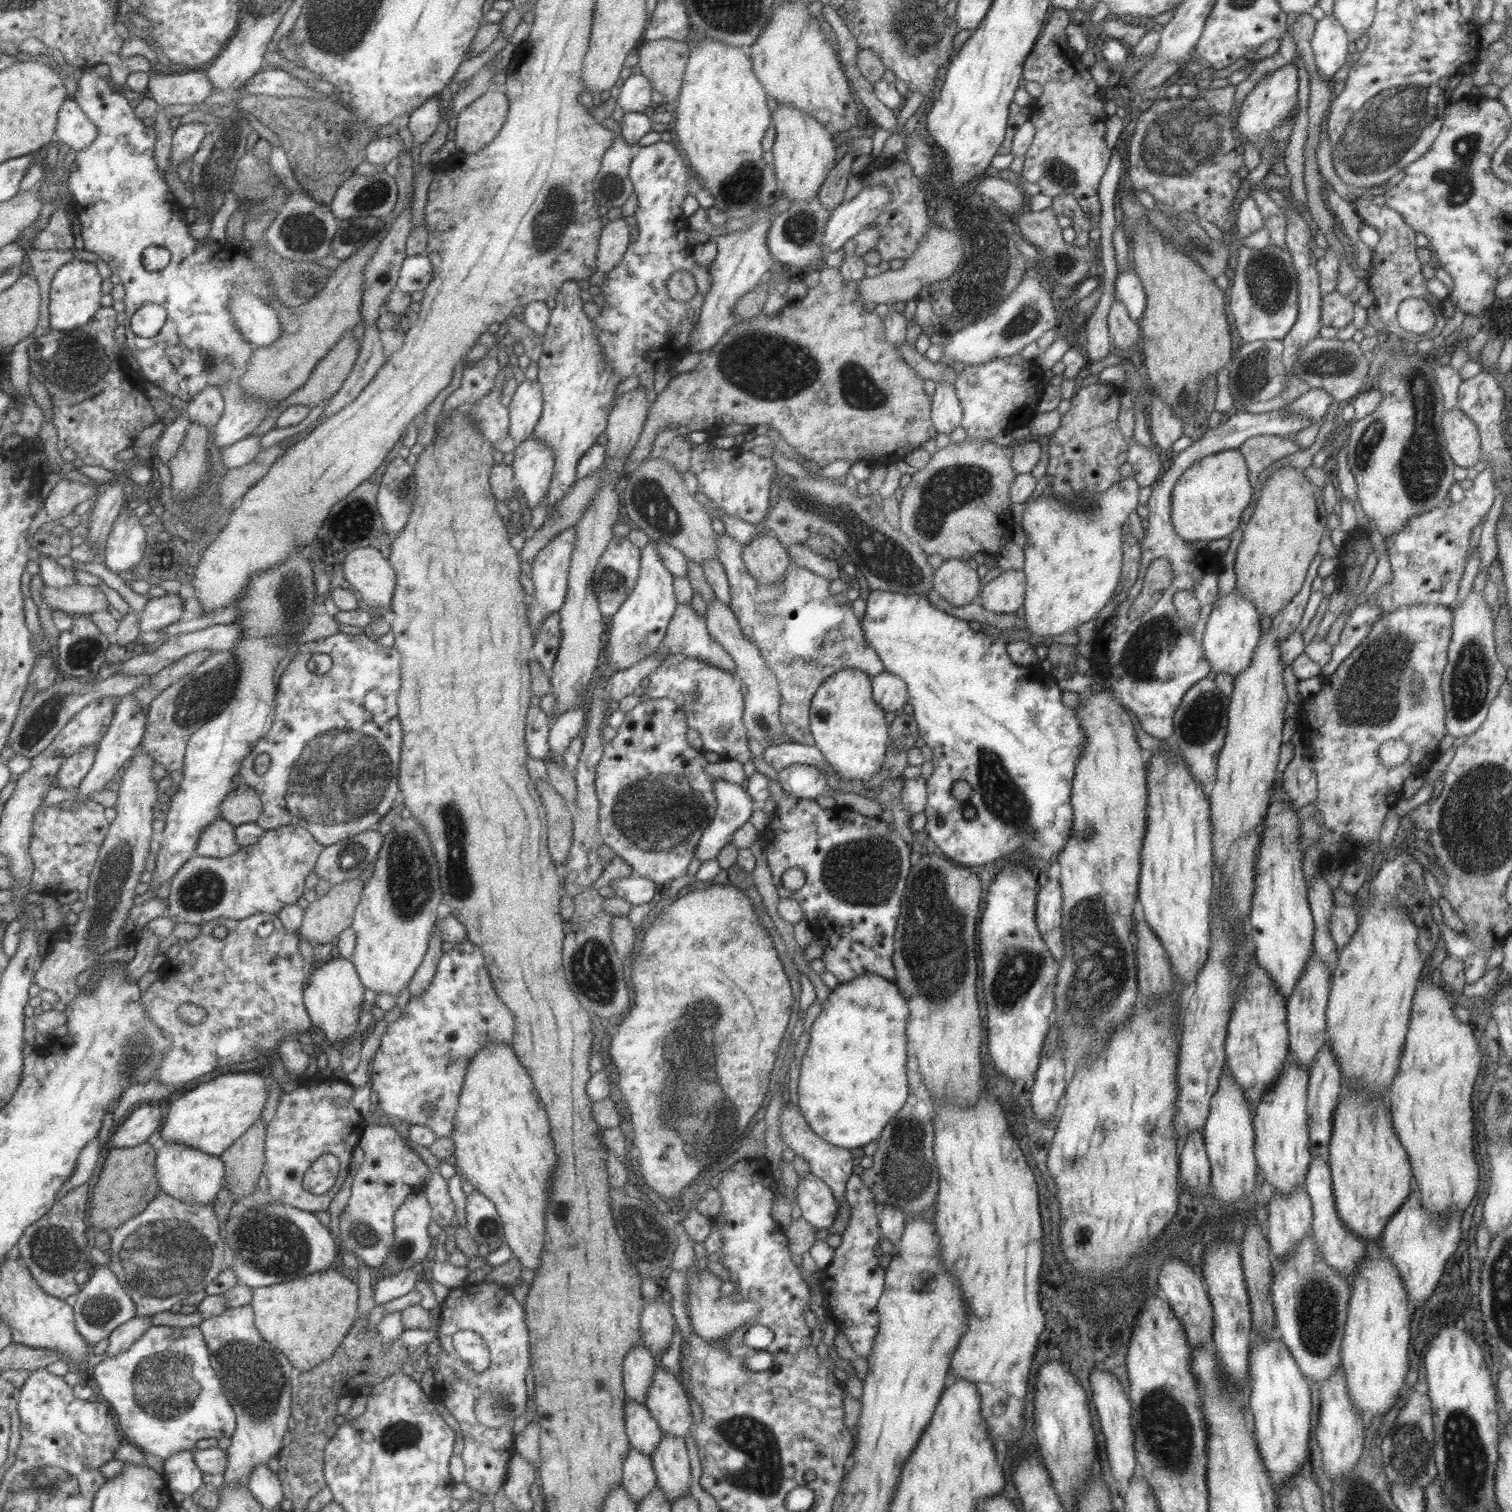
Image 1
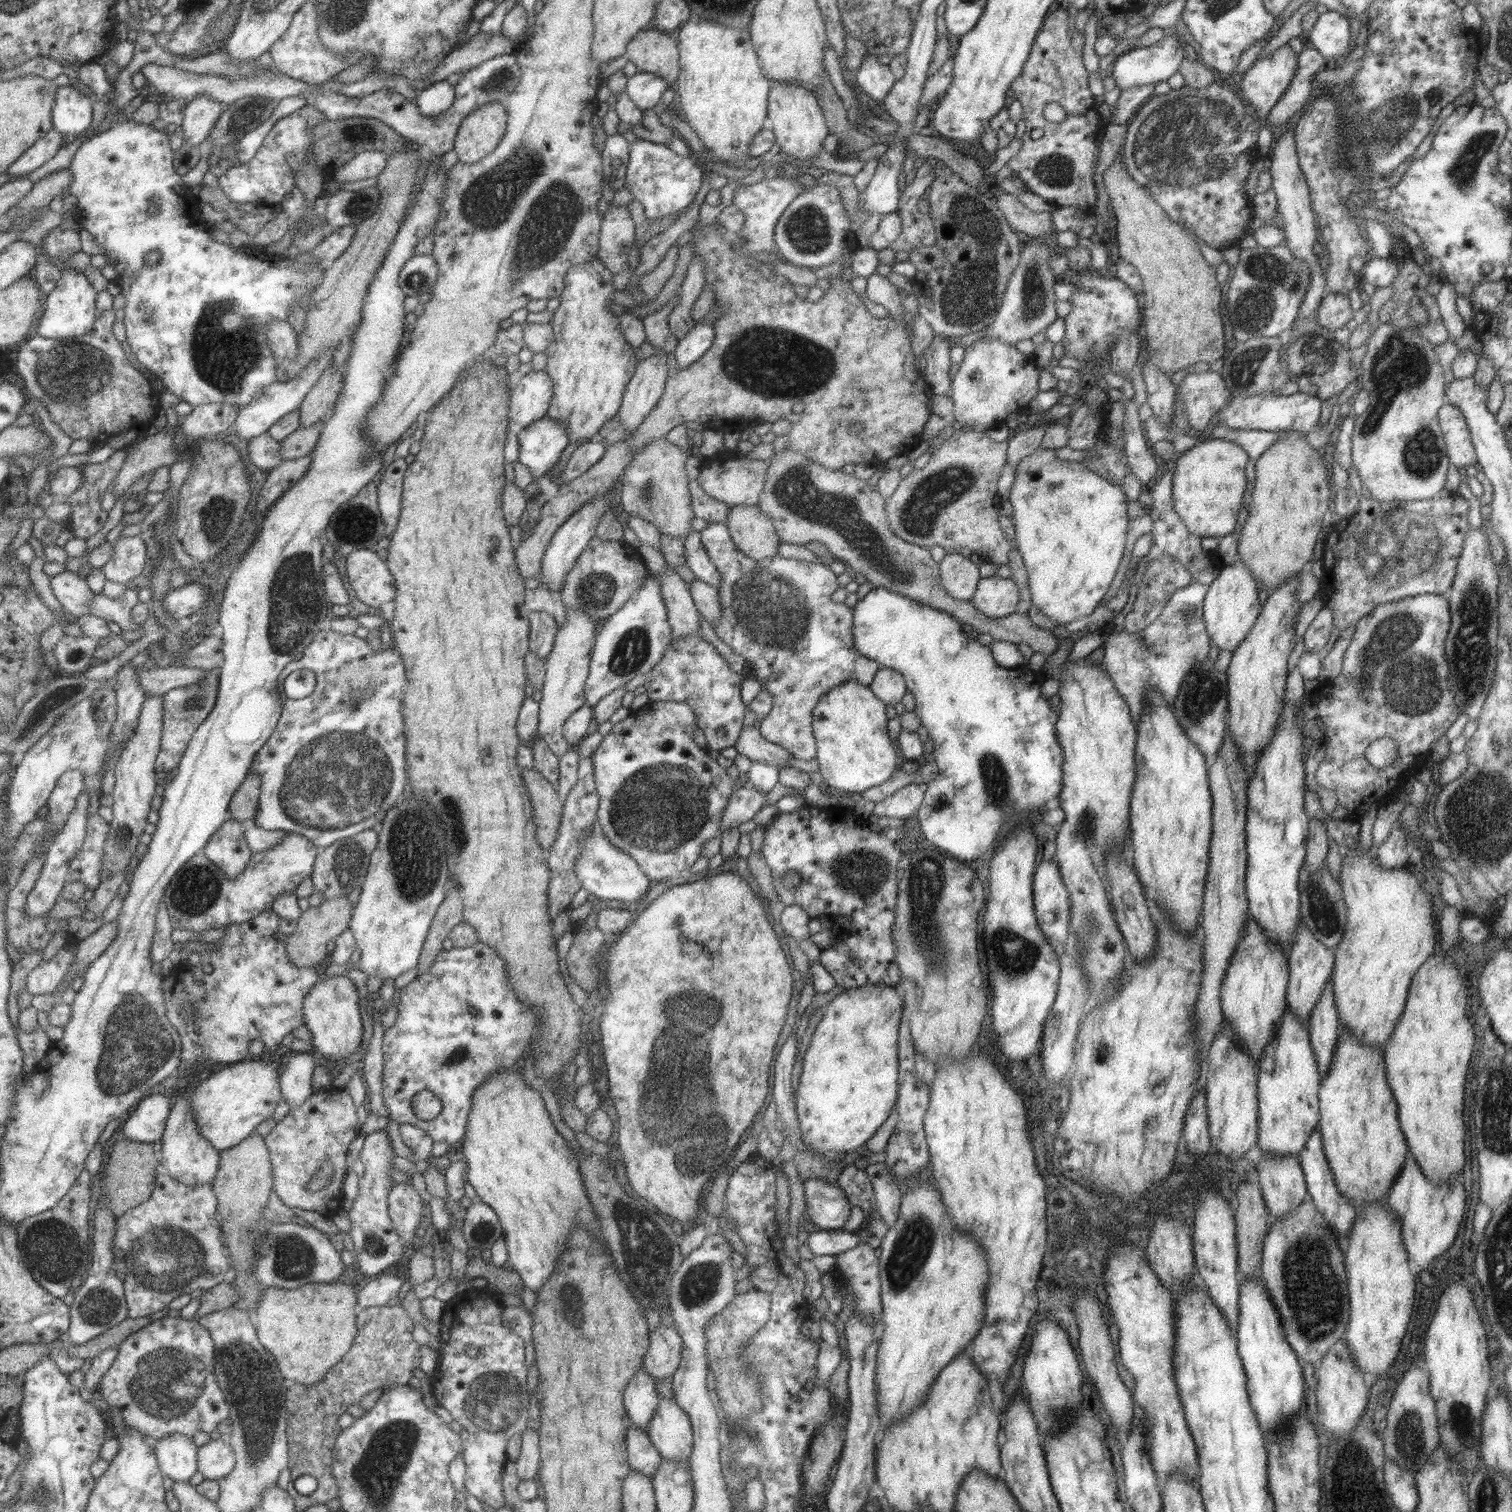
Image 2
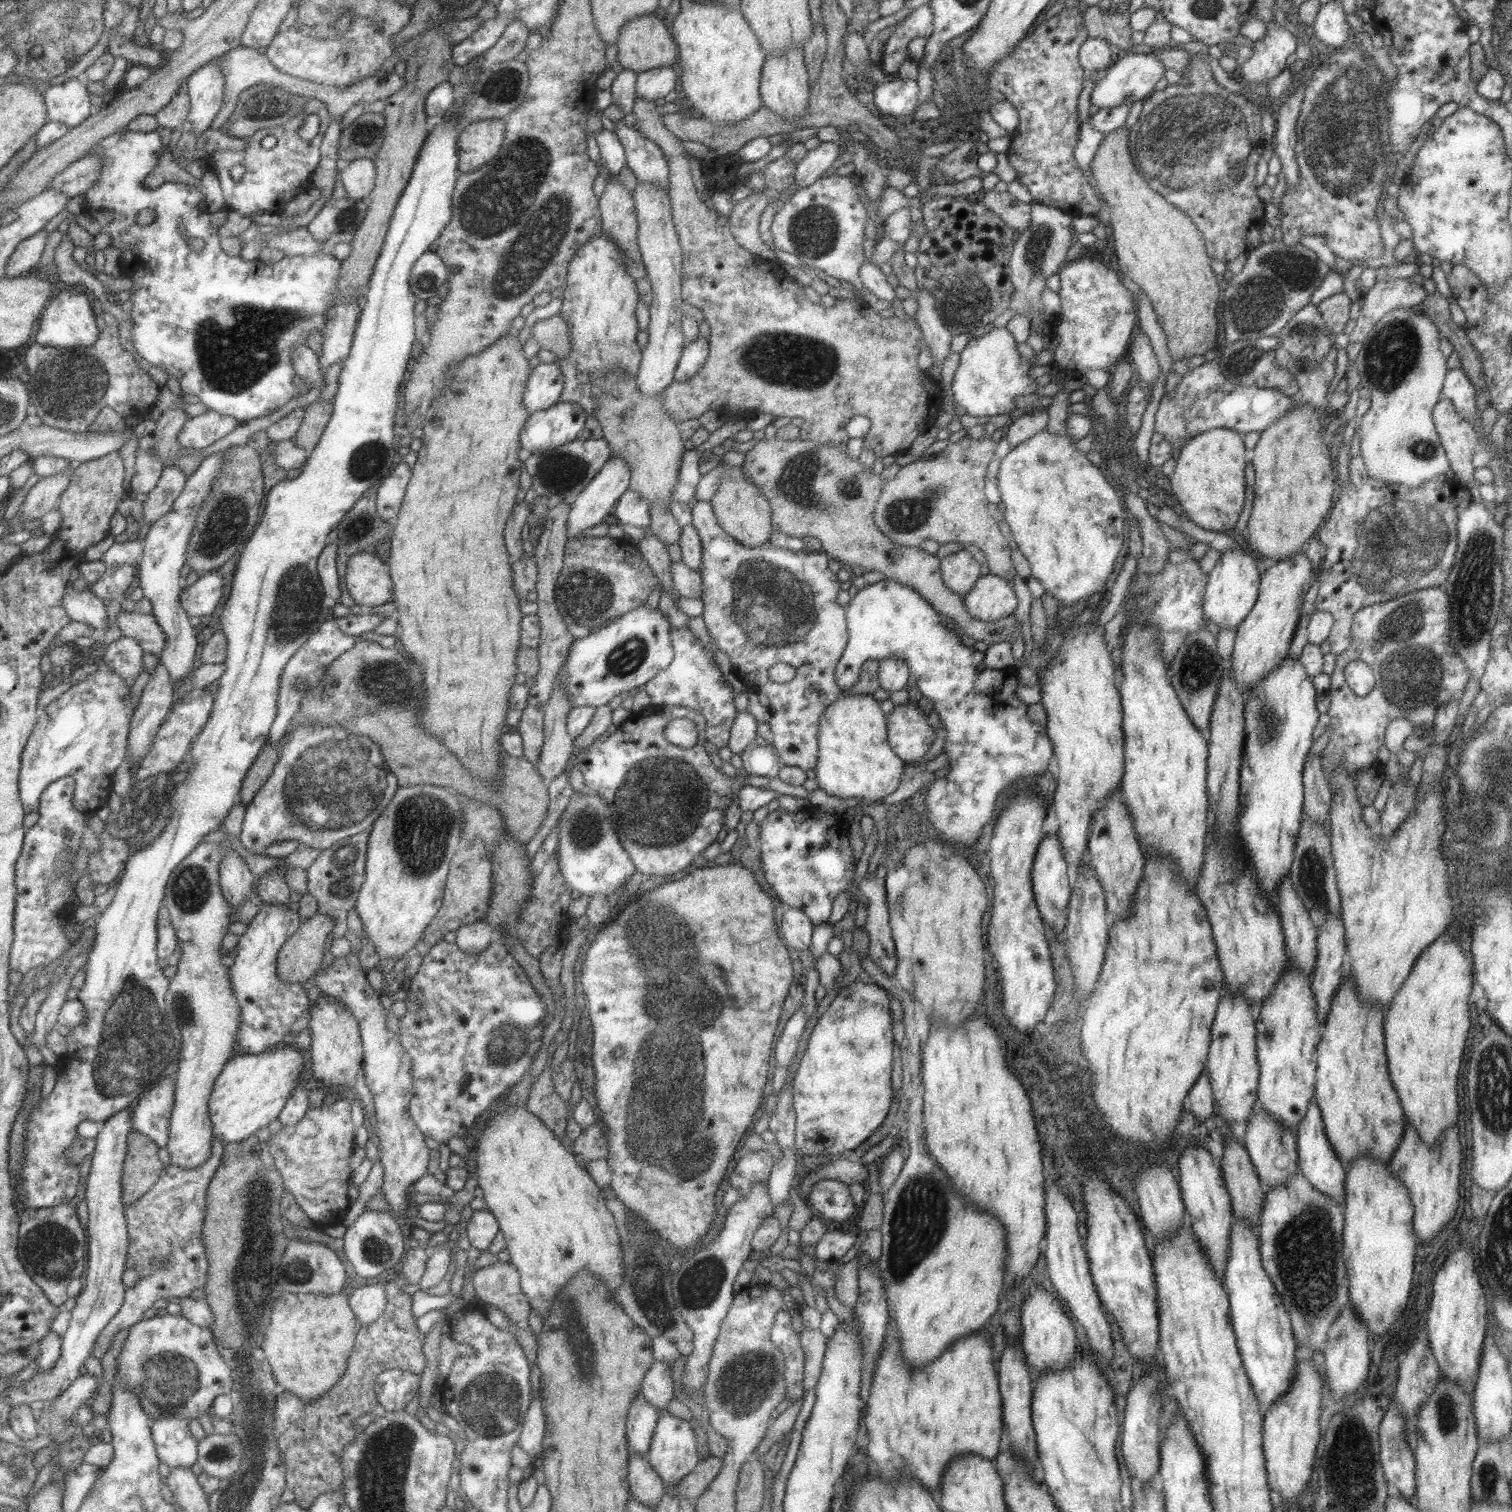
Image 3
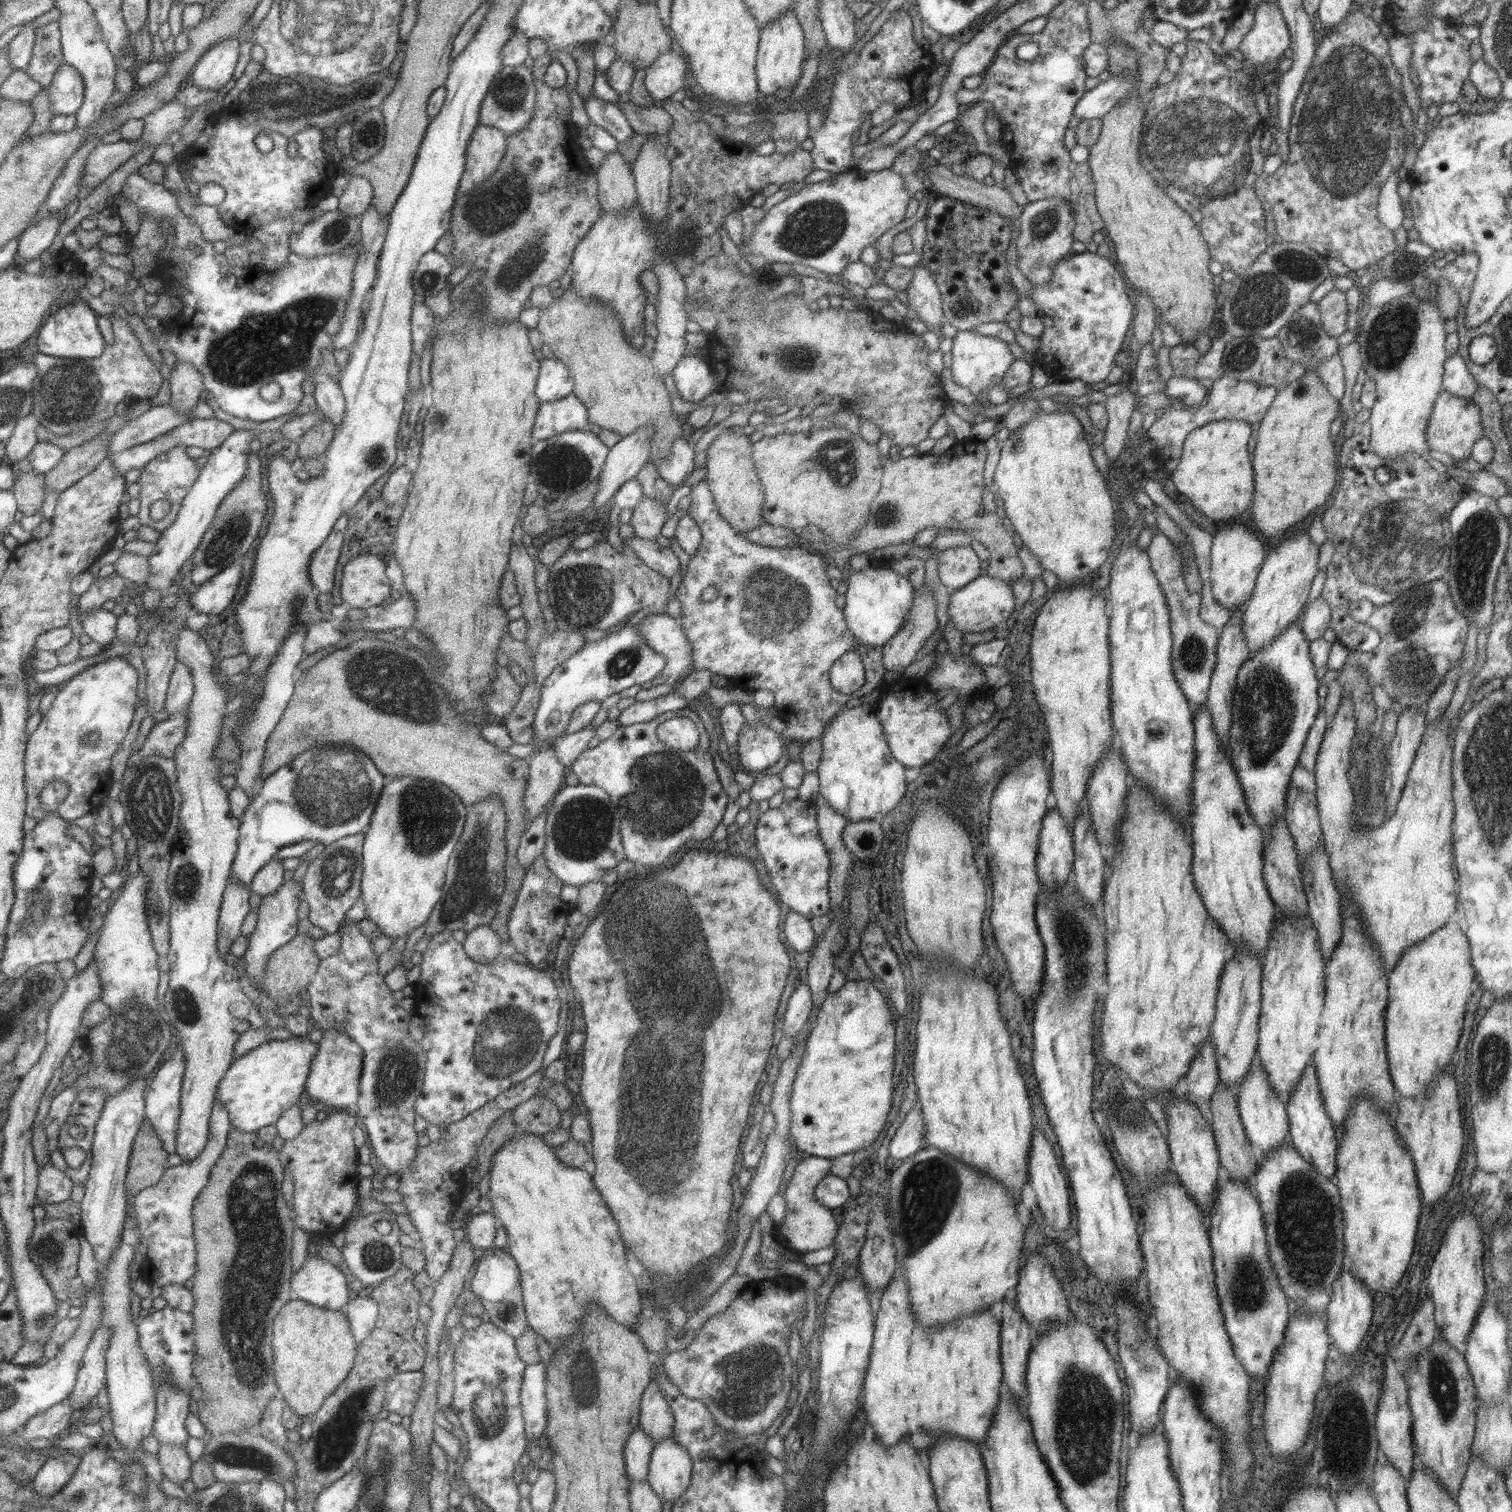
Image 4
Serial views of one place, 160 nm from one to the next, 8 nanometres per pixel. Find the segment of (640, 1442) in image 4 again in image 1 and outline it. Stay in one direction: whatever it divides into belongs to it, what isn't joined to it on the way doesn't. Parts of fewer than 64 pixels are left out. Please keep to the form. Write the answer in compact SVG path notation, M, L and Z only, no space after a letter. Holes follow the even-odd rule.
M636 1340L622 1362L624 1399L643 1405L655 1369L652 1353Z

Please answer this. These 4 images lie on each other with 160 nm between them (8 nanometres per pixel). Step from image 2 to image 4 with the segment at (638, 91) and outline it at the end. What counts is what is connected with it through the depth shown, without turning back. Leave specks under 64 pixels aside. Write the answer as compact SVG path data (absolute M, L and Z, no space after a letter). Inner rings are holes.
M669 50L659 53L646 68L644 85L651 99L658 100L671 96L681 87L688 87L685 80L687 69L685 56Z

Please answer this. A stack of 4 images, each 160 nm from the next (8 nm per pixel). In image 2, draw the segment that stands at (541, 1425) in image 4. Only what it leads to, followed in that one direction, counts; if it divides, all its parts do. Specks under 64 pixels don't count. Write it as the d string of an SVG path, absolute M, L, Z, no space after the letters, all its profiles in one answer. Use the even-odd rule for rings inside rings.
M525 1429L521 1434L520 1453L515 1461L516 1473L520 1480L537 1479L540 1465L539 1433Z

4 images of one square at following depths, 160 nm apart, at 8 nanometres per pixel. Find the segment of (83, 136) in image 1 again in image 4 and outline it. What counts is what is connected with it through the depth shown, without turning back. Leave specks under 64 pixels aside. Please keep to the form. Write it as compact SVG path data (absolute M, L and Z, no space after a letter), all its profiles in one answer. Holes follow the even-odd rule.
M67 61L61 63L48 88L56 114L76 114L85 98L84 76Z

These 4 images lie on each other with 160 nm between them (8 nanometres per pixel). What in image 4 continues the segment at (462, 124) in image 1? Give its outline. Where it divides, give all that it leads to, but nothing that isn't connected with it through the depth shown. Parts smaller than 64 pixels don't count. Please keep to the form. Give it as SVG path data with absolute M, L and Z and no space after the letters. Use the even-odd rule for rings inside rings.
M485 125L475 127L465 151L465 169L460 177L459 193L469 193L495 173L506 151L506 137L498 128Z

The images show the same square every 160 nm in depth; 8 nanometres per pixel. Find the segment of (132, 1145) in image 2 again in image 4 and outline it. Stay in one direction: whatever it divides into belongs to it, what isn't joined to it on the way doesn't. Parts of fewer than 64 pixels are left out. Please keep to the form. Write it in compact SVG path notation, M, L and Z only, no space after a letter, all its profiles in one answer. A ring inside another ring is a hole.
M145 1120L135 1139L126 1181L128 1194L134 1197L139 1192L159 1184L172 1168L169 1154L151 1121Z

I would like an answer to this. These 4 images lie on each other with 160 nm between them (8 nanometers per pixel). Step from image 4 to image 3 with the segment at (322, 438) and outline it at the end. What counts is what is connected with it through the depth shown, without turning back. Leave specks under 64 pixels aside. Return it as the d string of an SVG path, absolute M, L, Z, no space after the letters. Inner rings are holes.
M319 397L304 407L305 414L293 441L298 448L305 452L316 448L332 416L331 400L331 397Z

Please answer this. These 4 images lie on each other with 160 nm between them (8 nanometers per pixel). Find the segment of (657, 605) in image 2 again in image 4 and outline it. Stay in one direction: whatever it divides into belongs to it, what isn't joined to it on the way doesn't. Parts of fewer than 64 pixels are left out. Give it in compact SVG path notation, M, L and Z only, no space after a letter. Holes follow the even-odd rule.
M622 623L613 634L606 635L601 641L586 641L585 646L581 646L581 650L573 657L553 668L541 684L541 698L533 716L533 738L529 743L549 740L565 732L577 706L591 701L601 703L610 694L659 677L665 659L645 645L634 626L624 627Z

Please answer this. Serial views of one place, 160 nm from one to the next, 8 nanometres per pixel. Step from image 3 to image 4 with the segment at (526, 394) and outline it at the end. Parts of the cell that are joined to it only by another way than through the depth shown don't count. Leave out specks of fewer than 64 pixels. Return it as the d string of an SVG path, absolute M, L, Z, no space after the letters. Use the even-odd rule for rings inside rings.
M543 357L538 363L535 394L541 402L559 400L572 392L574 380L569 369L557 357Z

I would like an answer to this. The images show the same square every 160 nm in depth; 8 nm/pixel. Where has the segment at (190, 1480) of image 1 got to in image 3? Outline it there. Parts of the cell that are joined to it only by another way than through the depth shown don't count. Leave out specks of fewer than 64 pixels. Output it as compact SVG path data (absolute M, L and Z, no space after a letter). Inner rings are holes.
M167 1413L154 1422L152 1433L163 1463L173 1468L190 1467L198 1462L200 1440L193 1434L190 1420Z

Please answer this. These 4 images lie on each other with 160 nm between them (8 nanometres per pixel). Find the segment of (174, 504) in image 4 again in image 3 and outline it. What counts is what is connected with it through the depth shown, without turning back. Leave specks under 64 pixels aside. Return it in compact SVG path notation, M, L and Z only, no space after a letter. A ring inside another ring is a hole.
M179 466L165 467L157 486L142 504L143 518L151 526L172 511L179 495L188 483L188 477Z

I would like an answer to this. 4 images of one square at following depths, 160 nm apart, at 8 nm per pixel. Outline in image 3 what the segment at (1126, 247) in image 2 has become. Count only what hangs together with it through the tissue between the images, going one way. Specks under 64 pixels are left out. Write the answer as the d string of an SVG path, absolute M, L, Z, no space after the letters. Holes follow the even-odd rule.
M1124 124L1106 133L1094 154L1089 169L1095 179L1097 191L1101 193L1101 199L1107 204L1113 228L1115 254L1120 268L1119 275L1132 280L1149 299L1157 315L1156 322L1166 336L1166 346L1173 364L1187 361L1187 357L1197 356L1201 359L1203 354L1215 345L1215 308L1219 294L1216 274L1209 265L1210 258L1207 256L1201 234L1196 230L1189 215L1177 210L1172 203L1166 202L1162 195L1145 184L1145 180L1131 162L1128 129Z

